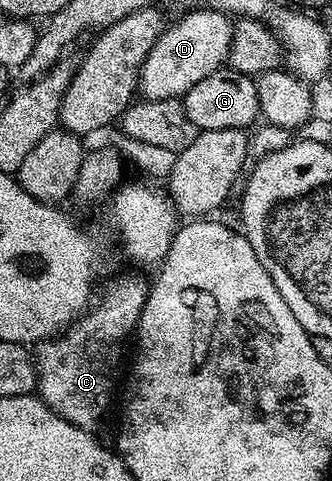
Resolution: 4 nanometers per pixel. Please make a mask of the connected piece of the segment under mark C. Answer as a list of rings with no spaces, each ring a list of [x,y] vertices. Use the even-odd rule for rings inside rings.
[[[122,273],[112,278],[99,301],[97,298],[61,335],[37,346],[36,393],[49,409],[56,411],[56,415],[81,429],[97,430],[114,397],[114,376],[122,361],[122,348],[129,337],[131,340],[135,336],[150,287],[151,282],[138,273]]]

